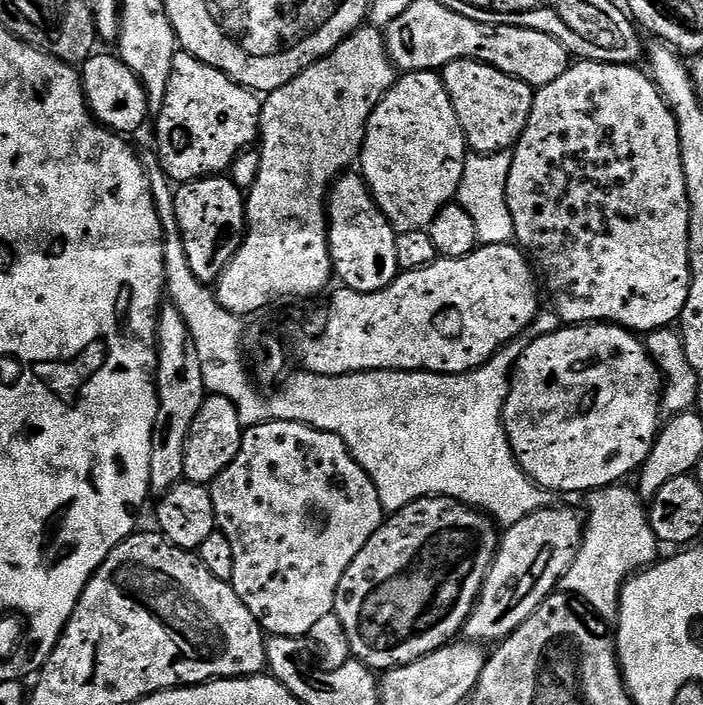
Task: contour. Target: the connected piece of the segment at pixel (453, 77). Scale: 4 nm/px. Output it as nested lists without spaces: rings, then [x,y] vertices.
[[[477,60],[450,62],[442,69],[442,75],[469,149],[476,154],[487,154],[515,148],[530,118],[532,85]]]

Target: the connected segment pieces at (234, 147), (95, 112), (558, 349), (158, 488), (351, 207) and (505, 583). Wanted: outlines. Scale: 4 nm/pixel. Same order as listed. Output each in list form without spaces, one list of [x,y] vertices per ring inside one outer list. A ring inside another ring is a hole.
[[[177,51],[162,110],[154,116],[156,148],[160,151],[159,167],[164,169],[168,179],[173,182],[202,180],[227,173],[238,154],[249,151],[257,143],[261,107],[262,100],[257,93],[235,84],[225,72],[194,58],[188,52]]]
[[[103,50],[97,51],[89,60],[85,60],[79,69],[80,80],[84,83],[84,97],[93,118],[104,127],[117,134],[136,132],[144,123],[149,123],[148,95],[140,79],[126,66],[119,55],[107,56]]]
[[[578,324],[575,326],[561,326],[558,331],[538,337],[529,344],[528,348],[518,358],[516,367],[512,369],[512,379],[508,385],[508,397],[504,403],[504,429],[516,461],[523,468],[531,480],[536,481],[541,488],[549,493],[581,492],[587,494],[596,488],[608,488],[612,484],[619,484],[625,478],[635,473],[646,462],[650,450],[654,446],[656,436],[662,427],[662,393],[665,383],[658,366],[652,361],[645,341],[635,332],[626,328],[619,328],[617,324]]]
[[[171,302],[165,303],[156,323],[158,414],[150,442],[150,489],[153,493],[163,494],[184,480],[186,442],[190,438],[194,418],[198,418],[198,410],[202,410],[205,395],[202,365],[198,362],[198,350],[194,347],[190,326],[186,326],[186,318],[182,318]]]
[[[341,175],[326,201],[332,270],[343,287],[359,292],[377,292],[393,284],[402,271],[398,266],[398,233],[377,206],[363,175],[352,175]]]
[[[549,506],[522,518],[499,537],[496,557],[484,580],[480,596],[462,629],[472,642],[499,642],[518,630],[538,606],[563,581],[568,567],[574,562],[584,536],[585,521],[572,508]]]

